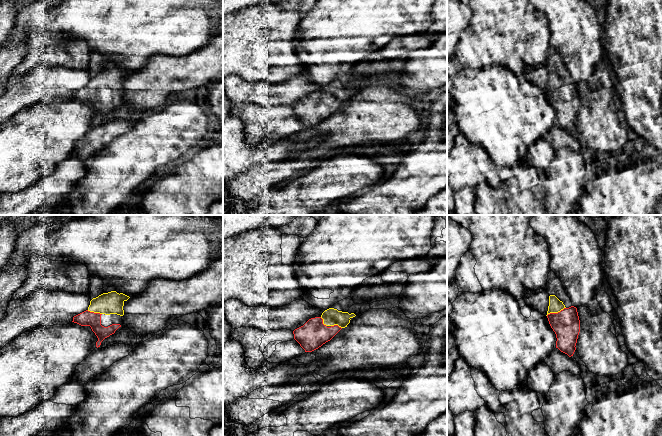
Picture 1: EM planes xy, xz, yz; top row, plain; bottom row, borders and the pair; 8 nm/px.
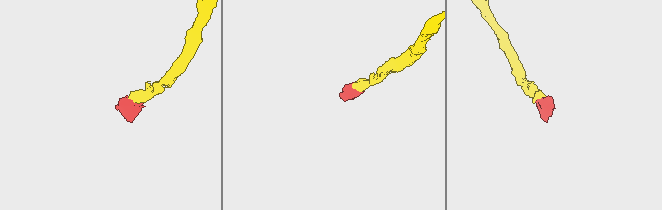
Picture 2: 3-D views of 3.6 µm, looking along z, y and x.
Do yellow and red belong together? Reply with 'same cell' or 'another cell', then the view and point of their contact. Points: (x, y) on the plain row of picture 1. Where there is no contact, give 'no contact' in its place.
same cell | yz (555, 88)

